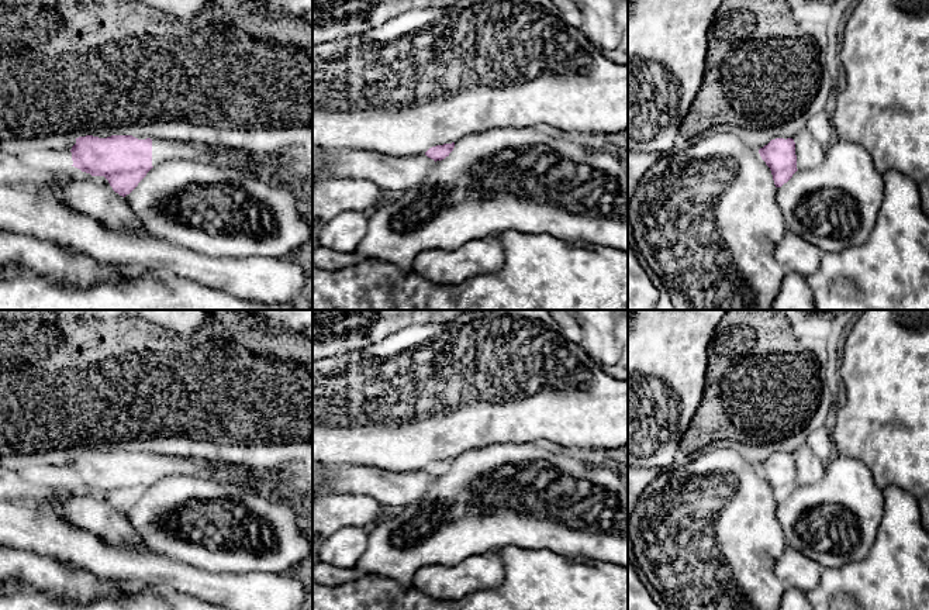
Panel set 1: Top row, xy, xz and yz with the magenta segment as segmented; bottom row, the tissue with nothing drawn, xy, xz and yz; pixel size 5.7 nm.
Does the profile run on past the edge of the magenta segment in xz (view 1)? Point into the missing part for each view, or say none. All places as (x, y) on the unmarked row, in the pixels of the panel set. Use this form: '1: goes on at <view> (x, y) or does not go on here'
1: does not go on here

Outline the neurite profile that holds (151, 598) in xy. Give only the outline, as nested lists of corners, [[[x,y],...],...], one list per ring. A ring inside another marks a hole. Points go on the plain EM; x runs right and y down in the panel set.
[[[23,587],[0,590],[0,610],[229,610],[179,593],[170,587],[146,587],[128,596],[76,603]]]

